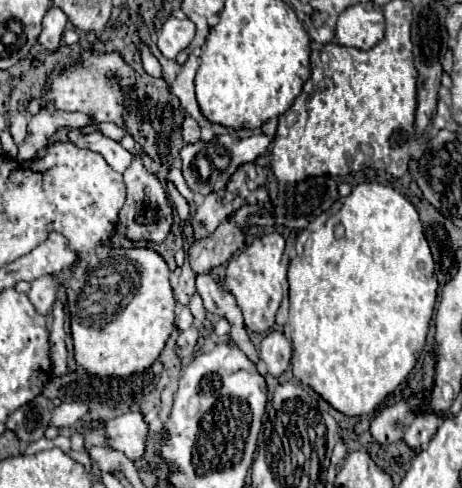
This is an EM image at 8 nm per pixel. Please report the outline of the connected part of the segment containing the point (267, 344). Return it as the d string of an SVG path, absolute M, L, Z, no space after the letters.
M280 330L268 332L266 338L262 340L262 346L260 346L260 358L266 362L268 374L278 378L290 366L292 344L288 342L288 338Z

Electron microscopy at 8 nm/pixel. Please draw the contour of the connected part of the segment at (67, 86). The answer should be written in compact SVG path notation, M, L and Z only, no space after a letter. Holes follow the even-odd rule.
M92 54L82 66L68 68L66 72L54 72L52 84L46 88L42 106L54 106L68 112L90 114L96 122L114 122L122 124L124 112L124 86L134 84L134 70L118 54ZM94 96L94 98L92 98Z

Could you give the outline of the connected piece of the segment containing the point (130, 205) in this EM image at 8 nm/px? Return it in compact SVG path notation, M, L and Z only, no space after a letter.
M134 154L130 168L124 172L124 184L126 184L126 202L124 202L124 208L120 210L120 218L116 222L114 234L120 234L132 242L146 240L146 242L162 244L168 238L170 228L174 224L174 206L160 178L148 172L142 156Z

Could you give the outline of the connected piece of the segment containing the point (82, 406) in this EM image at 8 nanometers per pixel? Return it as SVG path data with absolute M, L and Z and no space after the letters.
M62 402L60 406L52 408L50 426L56 426L58 430L74 426L78 420L82 420L90 412L88 402Z

